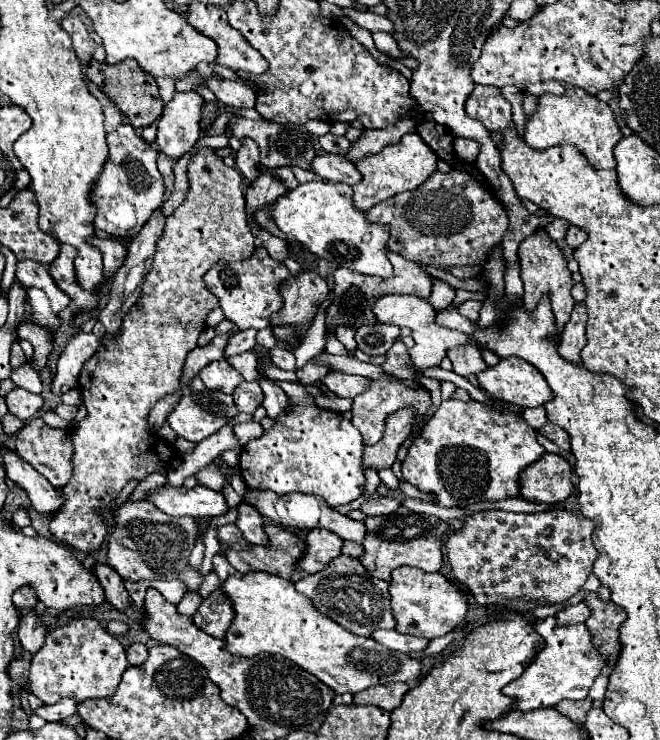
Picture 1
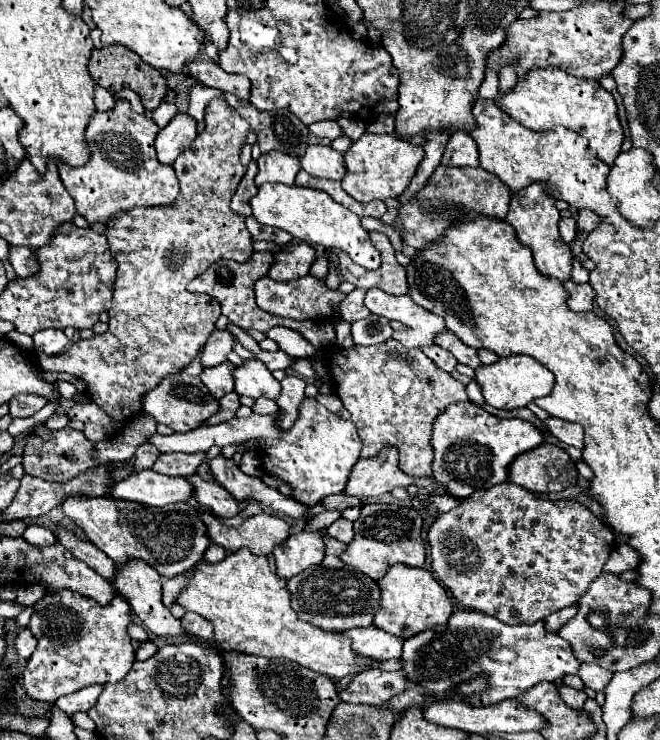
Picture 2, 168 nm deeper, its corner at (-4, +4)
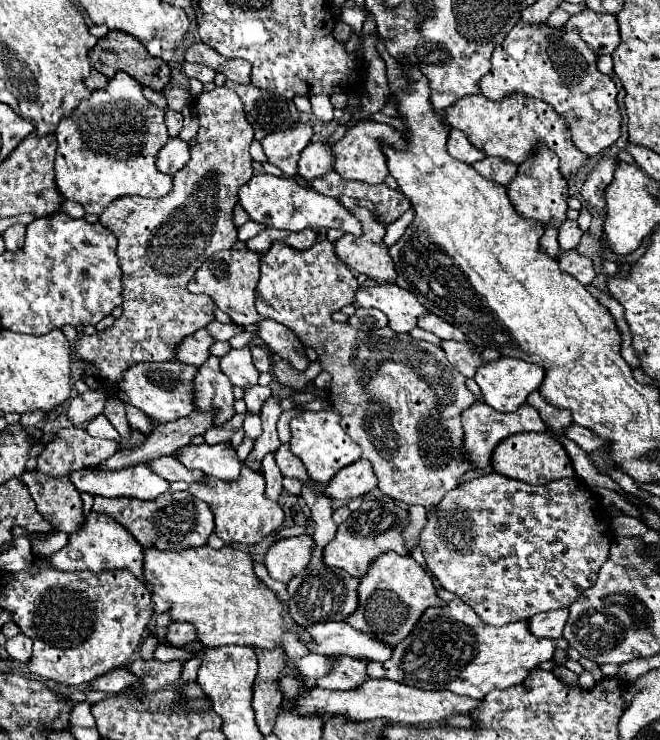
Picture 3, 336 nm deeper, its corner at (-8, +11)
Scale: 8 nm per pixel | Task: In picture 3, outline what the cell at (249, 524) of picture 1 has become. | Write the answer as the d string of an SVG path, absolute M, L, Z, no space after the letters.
M171 455L151 461L151 469L157 469L157 473L167 477L167 481L185 481L185 483L199 483L199 481L203 483L205 481L205 473L201 473L197 469L187 469L183 463L179 463Z

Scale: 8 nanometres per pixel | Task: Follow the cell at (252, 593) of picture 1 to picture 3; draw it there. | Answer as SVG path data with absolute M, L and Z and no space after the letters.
M203 545L199 549L185 549L179 553L145 549L145 579L153 591L155 613L169 611L171 621L191 621L197 627L197 637L207 647L221 645L249 645L261 649L283 647L283 633L293 633L303 645L311 643L311 635L303 625L297 625L289 615L289 605L283 603L275 591L271 591L253 571L253 559L247 551L235 547L223 547L219 551Z

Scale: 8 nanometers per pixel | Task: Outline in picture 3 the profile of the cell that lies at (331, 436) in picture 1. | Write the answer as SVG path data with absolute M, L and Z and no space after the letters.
M303 411L291 419L291 453L299 457L313 481L329 483L335 473L353 461L361 459L361 447L341 427L341 413L331 411Z

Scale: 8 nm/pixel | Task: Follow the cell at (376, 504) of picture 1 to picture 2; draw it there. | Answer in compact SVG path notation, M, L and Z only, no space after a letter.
M335 494L335 496L327 496L325 500L321 500L321 504L327 508L327 510L345 510L347 506L353 506L353 504L359 504L357 498L349 498L345 494Z

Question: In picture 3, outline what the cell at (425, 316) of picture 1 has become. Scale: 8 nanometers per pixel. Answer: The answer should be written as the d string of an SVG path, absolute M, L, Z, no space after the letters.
M399 285L361 287L355 301L361 307L375 307L387 313L389 327L397 333L411 333L417 327L417 319L429 313L411 291L401 289Z

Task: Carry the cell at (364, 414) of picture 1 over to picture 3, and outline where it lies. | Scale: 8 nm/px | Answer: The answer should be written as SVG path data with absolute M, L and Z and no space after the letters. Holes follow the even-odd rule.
M275 243L271 251L261 255L261 279L255 291L255 307L263 317L283 323L303 341L303 345L309 345L317 351L323 369L331 375L329 403L343 415L343 427L361 445L363 459L371 461L379 479L379 489L385 495L409 505L437 505L445 497L445 493L457 487L459 477L467 471L467 461L463 461L461 457L463 429L459 415L475 403L475 397L465 385L467 377L463 377L447 361L441 347L417 341L411 335L395 333L389 327L365 333L353 329L351 325L335 323L333 313L352 304L357 289L359 283L355 275L337 257L331 243L317 243L303 253L283 243ZM433 419L435 429L425 429L425 425Z

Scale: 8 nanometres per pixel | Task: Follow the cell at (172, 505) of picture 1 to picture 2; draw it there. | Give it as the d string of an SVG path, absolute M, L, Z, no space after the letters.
M151 468L129 474L127 478L119 480L109 492L109 498L115 500L129 500L157 508L173 502L191 500L191 496L193 488L185 478L163 476Z

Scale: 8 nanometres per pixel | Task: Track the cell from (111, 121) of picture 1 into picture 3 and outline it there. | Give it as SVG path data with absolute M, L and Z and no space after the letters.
M93 69L93 73L91 73L91 77L89 79L85 79L85 85L87 85L87 89L89 91L101 91L101 89L105 89L107 87L107 77L103 77L99 71L95 71Z

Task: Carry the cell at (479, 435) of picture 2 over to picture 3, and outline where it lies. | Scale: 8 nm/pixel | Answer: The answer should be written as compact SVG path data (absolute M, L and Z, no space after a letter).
M475 403L473 407L469 407L467 411L461 413L461 423L463 423L463 431L465 431L463 457L471 465L471 469L491 467L493 451L503 439L507 439L511 435L517 435L517 433L523 433L523 431L545 431L547 429L543 419L539 417L539 411L531 405L521 405L513 413L499 413L485 403Z

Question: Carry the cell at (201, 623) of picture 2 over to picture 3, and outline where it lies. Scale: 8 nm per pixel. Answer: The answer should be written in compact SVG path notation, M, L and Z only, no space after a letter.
M177 621L177 623L171 623L169 625L169 631L167 631L167 641L175 647L183 647L191 641L197 639L197 631L195 631L195 625L187 623L187 621Z

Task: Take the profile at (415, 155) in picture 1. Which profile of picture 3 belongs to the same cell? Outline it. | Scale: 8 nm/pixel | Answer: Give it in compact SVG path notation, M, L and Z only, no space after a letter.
M359 121L355 127L351 127L345 137L341 141L335 143L333 147L333 153L337 157L335 161L335 171L343 177L343 179L349 179L349 181L363 181L363 183L369 183L369 185L379 185L379 183L385 183L387 175L389 175L389 169L387 169L387 157L385 157L385 151L383 147L389 145L393 149L403 149L407 145L405 137L393 129L391 125L385 125L385 123L375 123L375 121Z

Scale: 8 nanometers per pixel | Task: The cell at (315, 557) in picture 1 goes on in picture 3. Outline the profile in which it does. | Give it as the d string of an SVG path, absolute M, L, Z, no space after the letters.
M311 535L287 537L275 541L265 555L265 567L269 575L281 583L291 581L291 577L303 571L305 565L311 561L313 547L315 541Z

